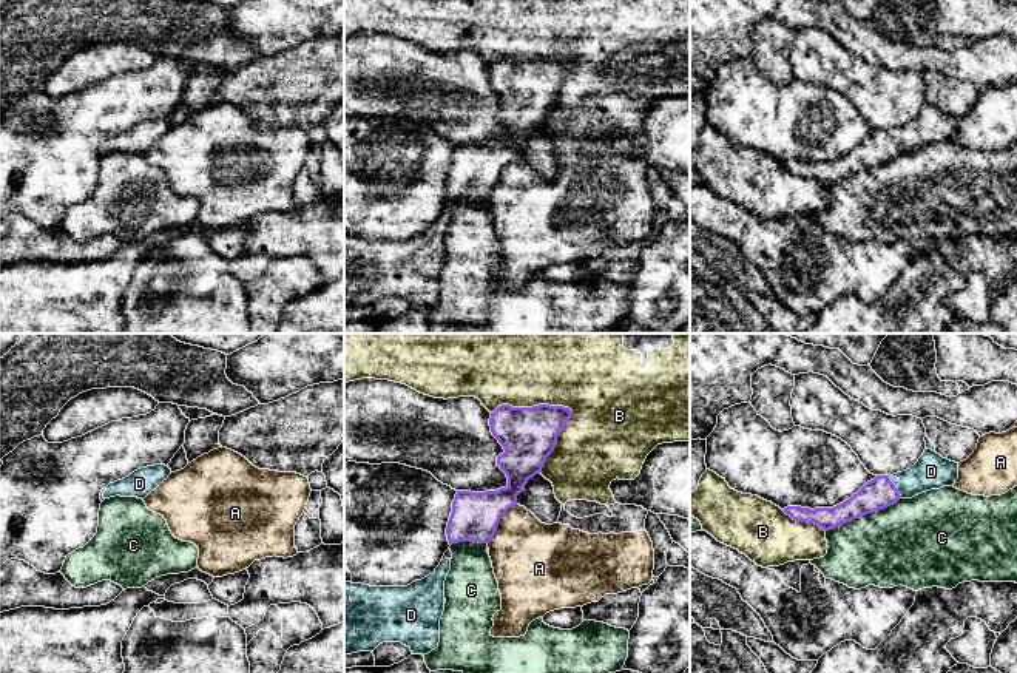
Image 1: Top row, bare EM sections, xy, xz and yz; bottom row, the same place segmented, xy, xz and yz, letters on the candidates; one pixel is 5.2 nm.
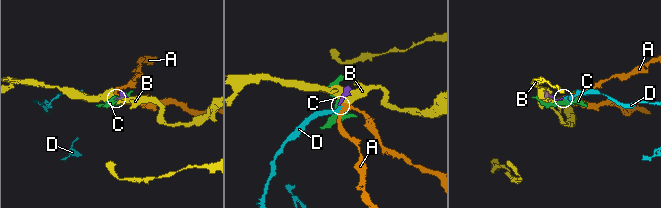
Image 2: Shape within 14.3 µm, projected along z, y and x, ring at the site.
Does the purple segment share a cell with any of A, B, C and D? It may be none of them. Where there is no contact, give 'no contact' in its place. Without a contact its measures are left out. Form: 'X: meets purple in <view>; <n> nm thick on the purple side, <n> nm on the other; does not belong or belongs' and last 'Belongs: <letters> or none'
A: meets purple in xz; 240 nm thick on the purple side, 400 nm on the other; does not belong
B: meets purple in xz; 300 nm thick on the purple side, 320 nm on the other; does not belong
C: meets purple in yz; 160 nm thick on the purple side, 420 nm on the other; does not belong
D: meets purple in yz; 160 nm thick on the purple side, 180 nm on the other; belongs
Belongs: D

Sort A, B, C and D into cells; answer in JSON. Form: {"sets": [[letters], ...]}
{"sets": [["A", "B"], ["C"], ["D"]]}

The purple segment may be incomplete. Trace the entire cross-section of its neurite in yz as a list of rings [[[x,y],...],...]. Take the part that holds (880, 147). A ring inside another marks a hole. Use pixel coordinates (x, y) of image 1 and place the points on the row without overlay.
[[[924,103],[918,116],[894,130],[877,130],[857,148],[833,162],[787,161],[782,165],[796,176],[815,178],[829,185],[861,170],[884,164],[900,153],[912,153],[931,144],[952,140],[958,133],[958,117]]]

